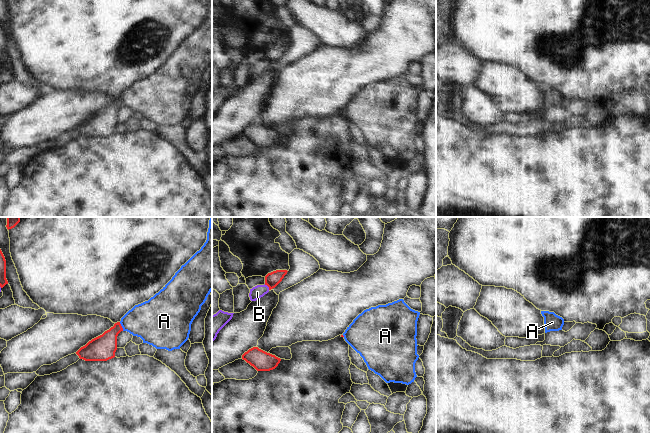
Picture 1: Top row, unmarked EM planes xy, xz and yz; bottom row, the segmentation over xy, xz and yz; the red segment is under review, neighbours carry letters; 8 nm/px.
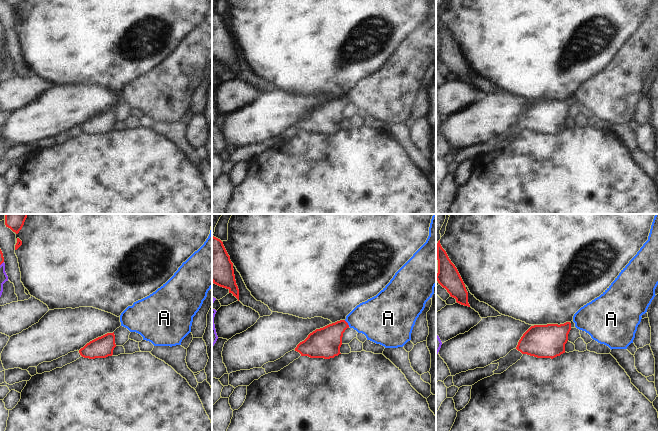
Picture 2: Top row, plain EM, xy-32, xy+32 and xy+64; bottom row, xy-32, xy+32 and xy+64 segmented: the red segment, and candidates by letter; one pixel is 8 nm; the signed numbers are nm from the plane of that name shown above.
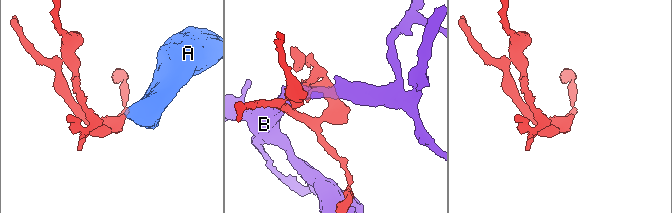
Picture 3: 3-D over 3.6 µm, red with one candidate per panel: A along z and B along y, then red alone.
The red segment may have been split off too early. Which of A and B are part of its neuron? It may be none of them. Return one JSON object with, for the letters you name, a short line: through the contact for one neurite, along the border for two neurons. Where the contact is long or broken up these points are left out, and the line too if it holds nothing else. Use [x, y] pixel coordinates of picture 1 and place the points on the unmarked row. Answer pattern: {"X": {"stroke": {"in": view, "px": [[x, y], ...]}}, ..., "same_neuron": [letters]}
{"same_neuron": []}

